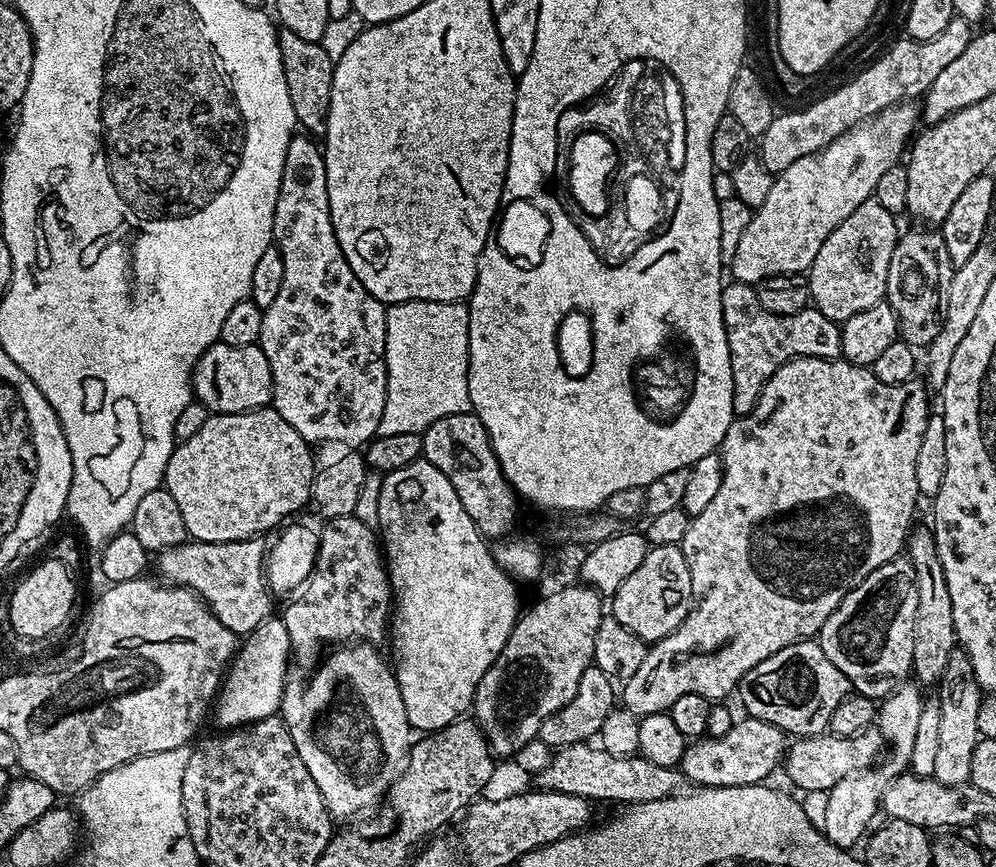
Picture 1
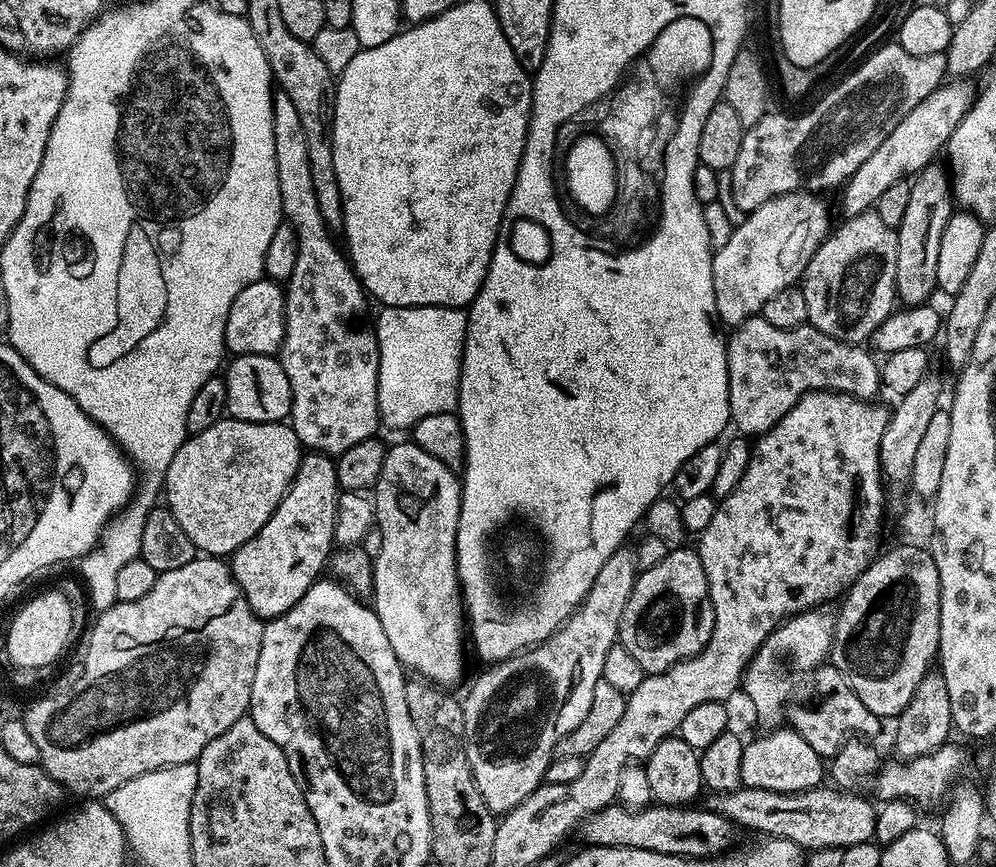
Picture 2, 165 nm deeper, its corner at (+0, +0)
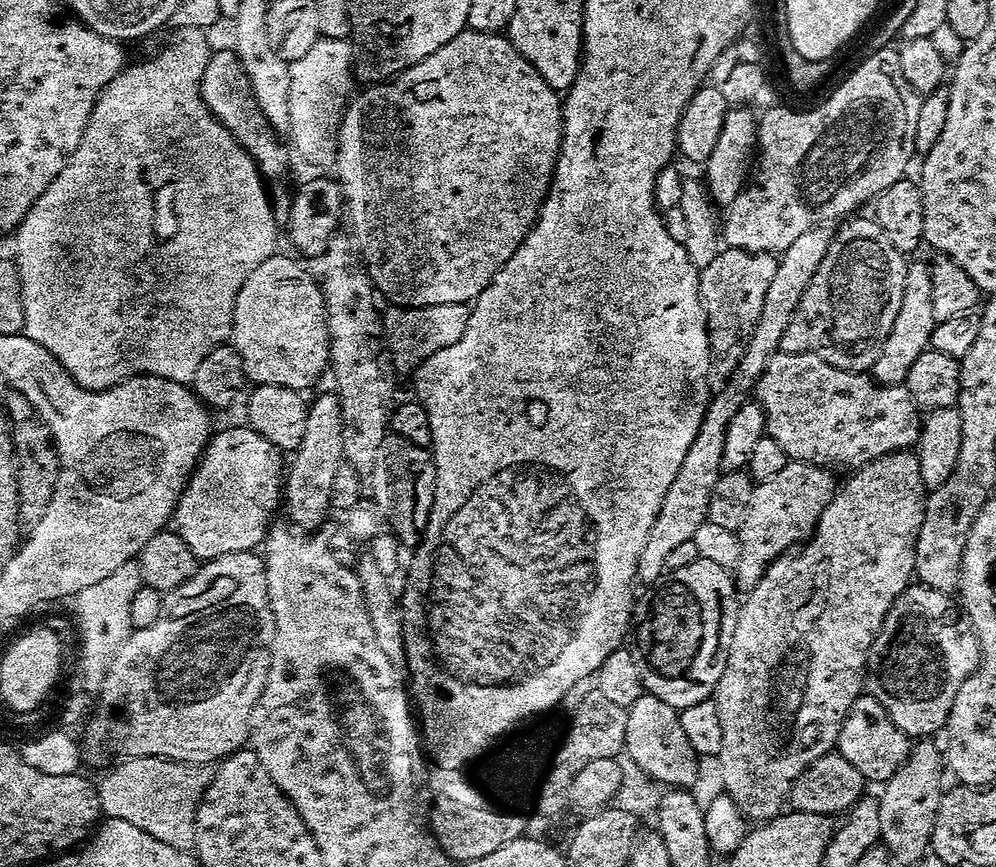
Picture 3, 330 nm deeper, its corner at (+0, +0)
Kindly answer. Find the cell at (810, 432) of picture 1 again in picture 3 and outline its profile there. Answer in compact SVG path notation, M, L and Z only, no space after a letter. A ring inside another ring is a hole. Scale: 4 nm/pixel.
M788 460L773 476L753 487L742 522L735 529L740 549L734 565L734 580L741 589L754 587L777 556L795 549L811 536L816 519L838 491L838 480L826 469L803 460Z

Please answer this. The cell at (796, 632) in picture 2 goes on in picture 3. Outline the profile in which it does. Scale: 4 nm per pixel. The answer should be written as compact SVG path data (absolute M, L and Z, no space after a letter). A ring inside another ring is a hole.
M915 451L887 452L884 456L876 457L875 460L861 463L856 470L857 472L845 484L843 481L839 485L836 495L832 497L832 501L824 507L822 514L816 519L816 526L813 528L811 536L803 541L802 547L799 550L789 550L783 556L777 556L762 574L760 581L754 587L747 589L745 596L748 597L742 600L735 613L735 615L737 614L736 621L733 624L731 621L730 624L722 678L714 693L714 699L718 706L718 718L722 718L722 746L718 763L720 763L720 780L724 783L723 791L730 798L734 798L740 811L752 822L771 820L773 816L777 815L782 808L780 803L785 803L788 789L796 780L797 774L807 768L809 764L813 764L817 757L825 756L827 752L835 749L836 739L842 730L842 722L846 718L850 706L857 696L861 695L866 684L864 663L869 663L870 660L872 637L880 629L884 615L890 610L894 598L898 598L898 594L908 587L916 571L916 543L918 542L918 530L922 526L924 517L926 489L922 482Z

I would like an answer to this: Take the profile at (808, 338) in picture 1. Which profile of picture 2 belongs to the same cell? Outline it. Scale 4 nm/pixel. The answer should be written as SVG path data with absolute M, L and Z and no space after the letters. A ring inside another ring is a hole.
M757 314L749 320L744 320L741 324L735 325L733 332L736 333L734 333L733 336L729 335L726 340L728 346L728 401L730 402L730 424L733 429L736 427L735 431L745 438L755 438L761 436L764 432L769 432L807 392L826 392L831 390L833 392L845 392L847 396L857 396L860 400L871 401L873 397L875 397L872 395L878 390L881 391L880 364L878 360L875 360L877 357L873 355L867 347L859 344L847 344L838 338L830 338L830 334L822 334L822 330L818 330L810 323L804 323L792 329L783 329L781 327L772 326L770 322L764 320L762 315Z

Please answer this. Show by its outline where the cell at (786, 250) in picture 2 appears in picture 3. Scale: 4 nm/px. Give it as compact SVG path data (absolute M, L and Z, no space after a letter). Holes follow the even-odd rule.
M725 247L704 268L700 269L700 297L708 323L708 341L712 351L713 361L739 360L740 353L747 341L748 335L752 333L752 327L758 322L762 314L762 302L766 300L766 289L774 278L777 257L768 250L749 250L747 248Z

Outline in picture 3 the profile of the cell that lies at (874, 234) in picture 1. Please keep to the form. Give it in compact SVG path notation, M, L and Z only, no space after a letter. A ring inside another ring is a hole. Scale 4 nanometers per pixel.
M860 216L857 220L850 219L854 218L845 219L845 224L840 229L835 229L822 262L818 262L814 276L810 278L810 286L806 286L802 294L799 311L809 323L815 343L821 344L819 347L826 362L851 372L867 373L874 366L882 350L882 342L886 342L890 326L894 326L898 306L902 304L906 256L897 250L890 238L886 238L882 226L878 226L874 218L868 217L867 220L866 217Z

